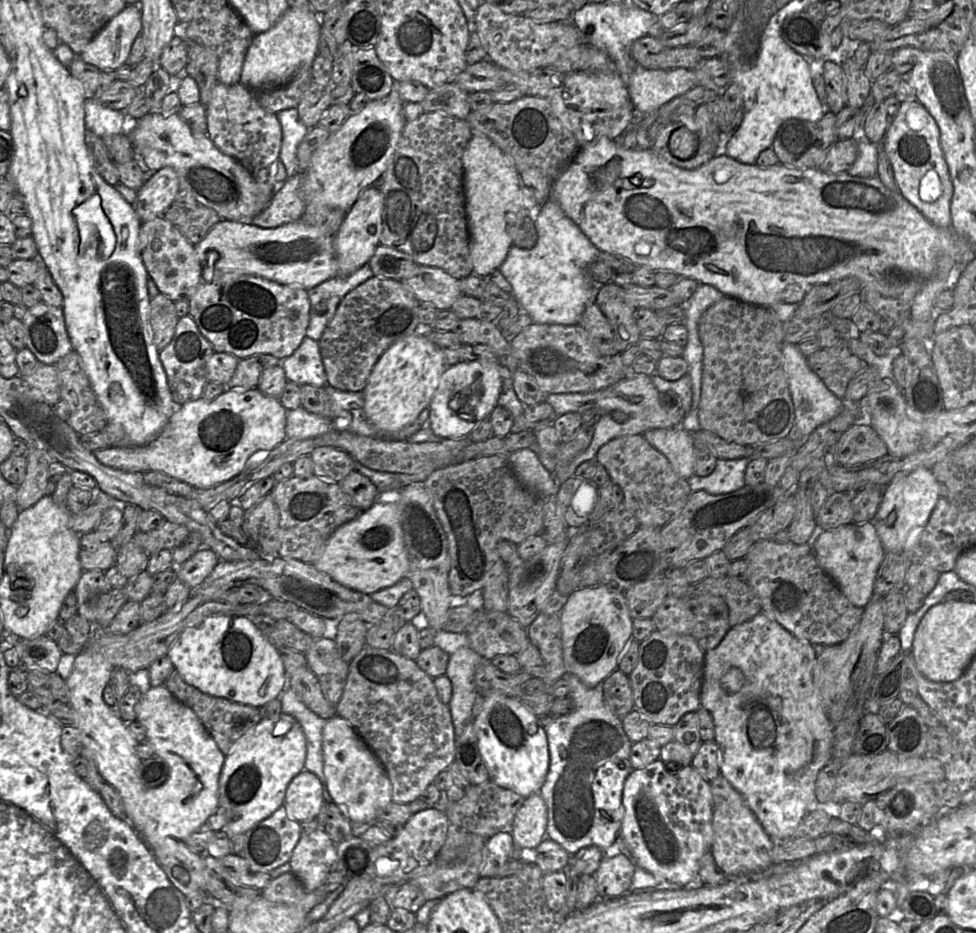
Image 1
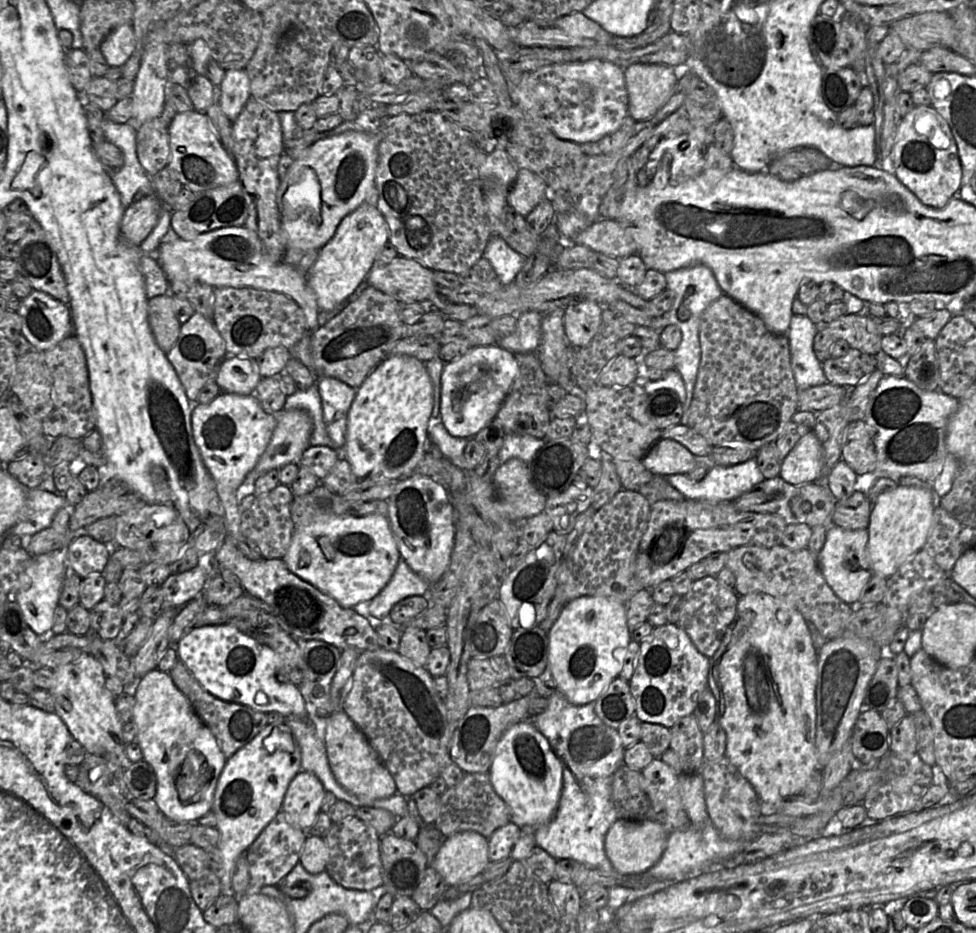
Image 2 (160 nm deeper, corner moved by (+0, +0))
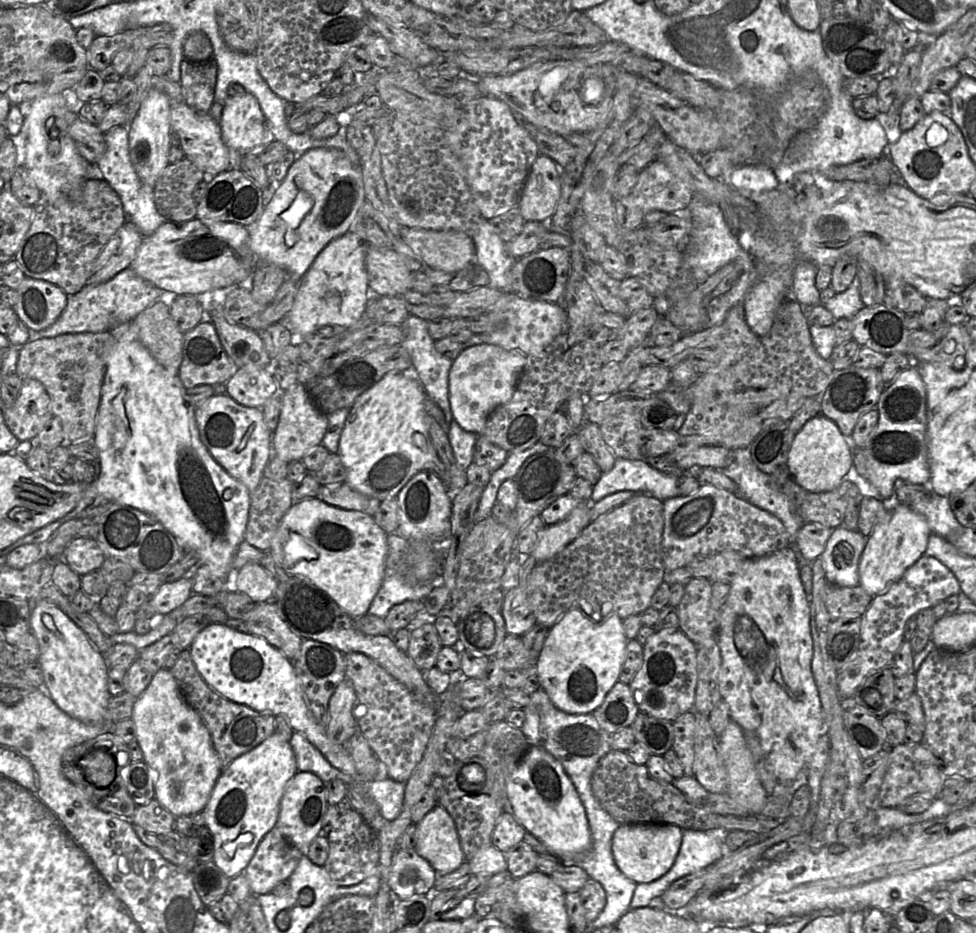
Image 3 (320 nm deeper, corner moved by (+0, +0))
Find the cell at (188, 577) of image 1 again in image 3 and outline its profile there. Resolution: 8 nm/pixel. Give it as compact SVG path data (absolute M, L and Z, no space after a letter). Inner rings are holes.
M182 577L174 582L162 583L150 597L150 603L156 613L168 615L178 609L192 593L192 578Z

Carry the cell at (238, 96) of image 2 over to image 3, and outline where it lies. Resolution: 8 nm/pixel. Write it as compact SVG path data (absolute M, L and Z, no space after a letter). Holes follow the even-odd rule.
M249 92L227 97L220 128L233 153L248 153L274 140L257 98Z

